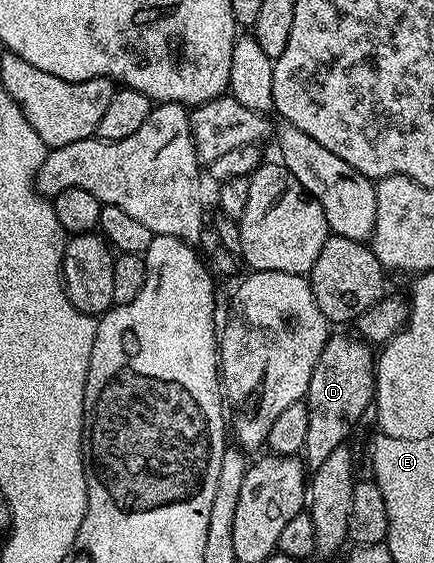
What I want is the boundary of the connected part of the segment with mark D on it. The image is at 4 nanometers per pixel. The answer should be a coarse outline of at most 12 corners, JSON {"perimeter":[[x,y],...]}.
{"perimeter":[[327,340],[307,395],[316,468],[375,402],[375,350]]}

